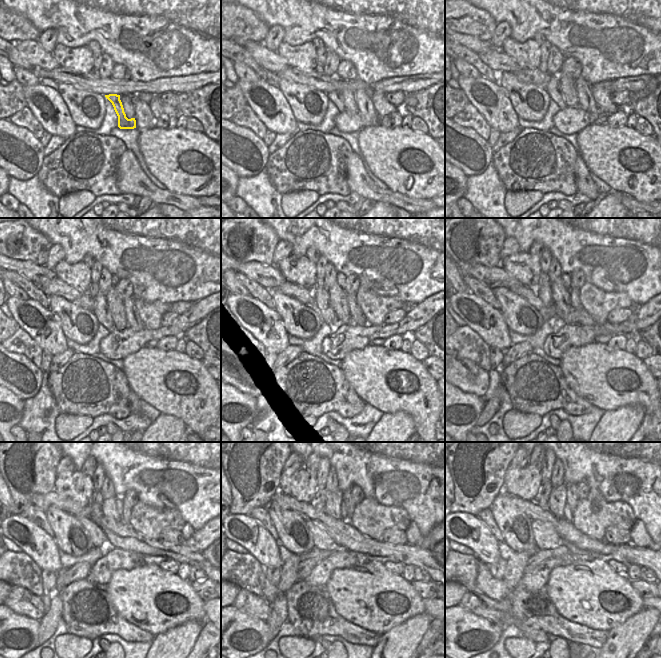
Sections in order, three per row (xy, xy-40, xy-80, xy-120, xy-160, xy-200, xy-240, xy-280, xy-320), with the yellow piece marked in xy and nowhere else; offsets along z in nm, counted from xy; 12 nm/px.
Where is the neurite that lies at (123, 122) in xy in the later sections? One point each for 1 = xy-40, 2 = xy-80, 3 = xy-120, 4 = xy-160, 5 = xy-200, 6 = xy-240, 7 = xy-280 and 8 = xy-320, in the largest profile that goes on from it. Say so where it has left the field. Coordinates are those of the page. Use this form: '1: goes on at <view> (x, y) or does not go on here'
1: goes on at xy-40 (334, 96)
2: goes on at xy-80 (552, 88)
3: goes on at xy-120 (101, 311)
4: goes on at xy-160 (327, 314)
5: goes on at xy-200 (544, 292)
6: goes on at xy-240 (96, 514)
7: goes on at xy-280 (319, 505)
8: goes on at xy-320 (543, 502)

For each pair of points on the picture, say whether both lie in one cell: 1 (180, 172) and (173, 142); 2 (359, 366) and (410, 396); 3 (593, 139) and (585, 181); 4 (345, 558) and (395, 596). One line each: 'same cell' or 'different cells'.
1: same cell
2: same cell
3: different cells
4: different cells

